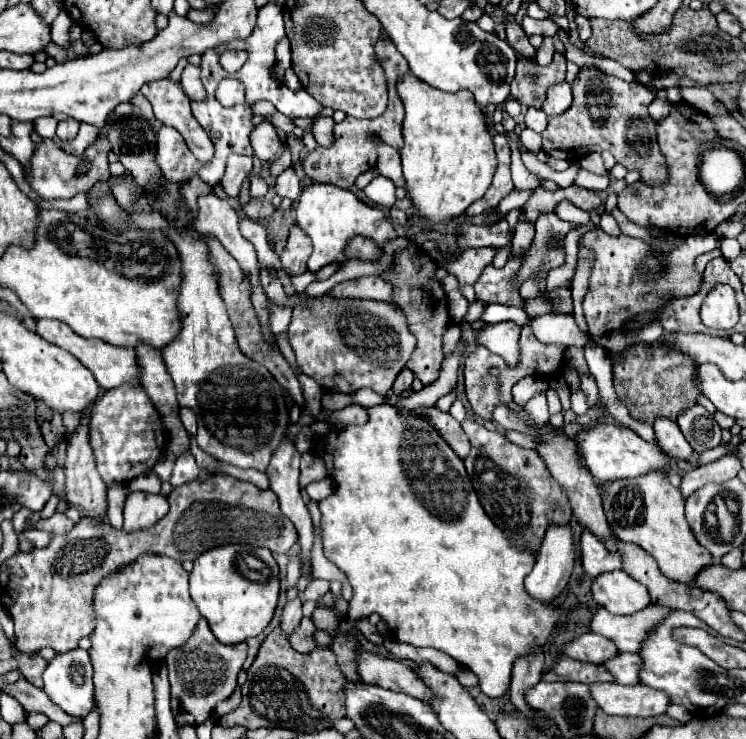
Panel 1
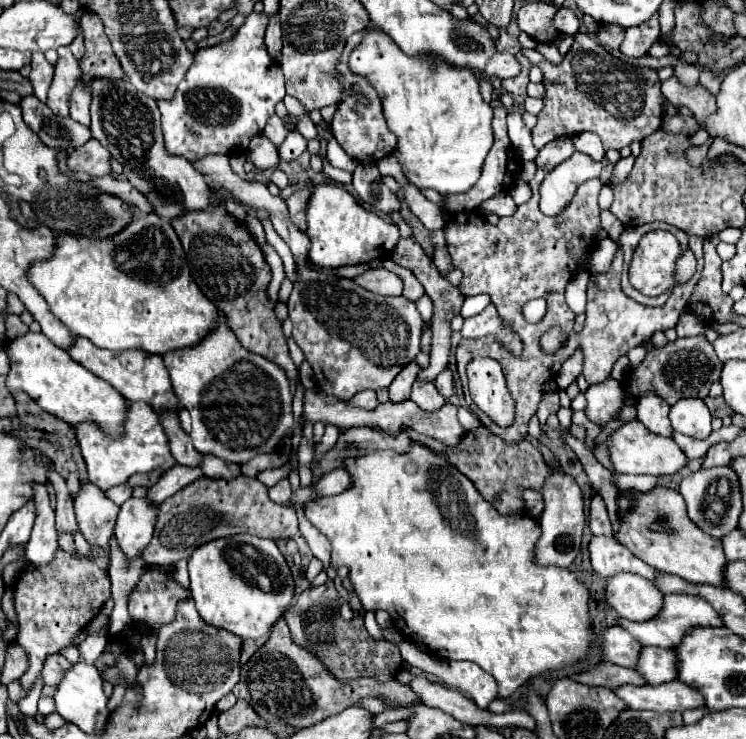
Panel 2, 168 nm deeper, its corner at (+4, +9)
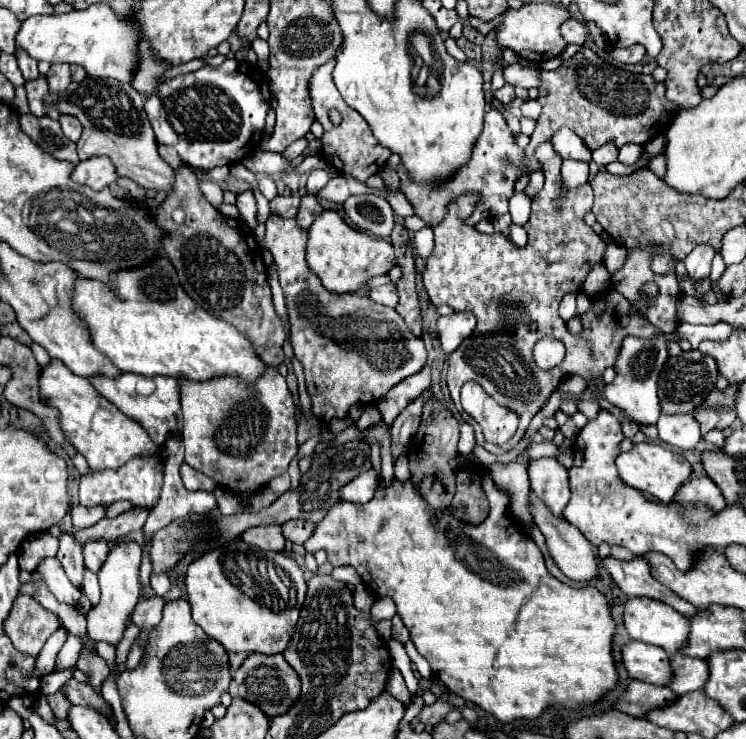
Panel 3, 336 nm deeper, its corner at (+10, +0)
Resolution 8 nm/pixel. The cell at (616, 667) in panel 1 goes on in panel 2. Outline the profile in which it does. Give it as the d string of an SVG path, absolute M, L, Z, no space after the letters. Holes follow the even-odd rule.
M644 646L640 650L638 662L634 666L634 670L642 674L642 678L646 678L648 684L672 682L676 678L674 668L676 668L674 652L666 648L652 648L652 646Z

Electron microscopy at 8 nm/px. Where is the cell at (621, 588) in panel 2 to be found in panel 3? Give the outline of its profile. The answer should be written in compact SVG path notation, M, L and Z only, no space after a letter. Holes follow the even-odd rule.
M634 597L626 603L624 625L632 639L664 647L668 655L680 651L680 643L688 637L688 619L666 603Z

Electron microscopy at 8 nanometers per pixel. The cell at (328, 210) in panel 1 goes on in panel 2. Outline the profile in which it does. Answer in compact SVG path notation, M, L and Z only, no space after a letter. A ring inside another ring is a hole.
M336 182L316 184L306 206L310 250L308 258L320 268L338 268L344 264L362 264L372 258L388 258L400 238L400 230L388 218L364 210L358 200Z

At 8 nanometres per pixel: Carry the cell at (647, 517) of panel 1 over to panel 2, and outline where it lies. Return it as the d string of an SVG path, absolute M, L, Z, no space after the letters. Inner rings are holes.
M656 486L648 492L640 492L628 488L616 496L618 504L618 520L620 528L616 540L630 548L640 560L650 564L656 570L666 574L676 574L692 584L712 584L724 586L722 570L726 566L726 558L722 552L722 542L704 534L686 514L686 504L682 496L666 486ZM654 524L668 524L668 530L652 530Z

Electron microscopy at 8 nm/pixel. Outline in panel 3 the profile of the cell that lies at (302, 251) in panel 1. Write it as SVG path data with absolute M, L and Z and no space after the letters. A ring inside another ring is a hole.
M314 195L302 197L300 211L298 211L298 217L296 217L298 225L300 225L302 229L308 229L308 227L314 223L316 215L320 215L320 211L324 211L324 207L318 203L318 199L316 199Z

